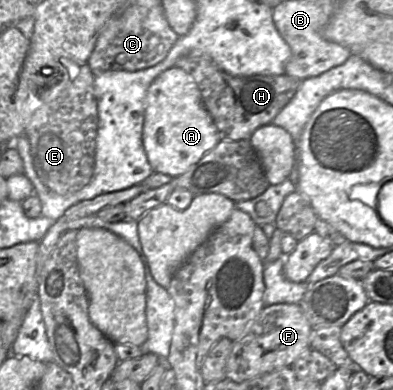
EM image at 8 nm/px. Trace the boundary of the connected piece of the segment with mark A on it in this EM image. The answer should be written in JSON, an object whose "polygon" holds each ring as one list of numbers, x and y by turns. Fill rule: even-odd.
{"polygon":[[174,66,162,72,146,96,142,142,154,172,172,178,182,175,220,141,218,129,205,108,193,78]]}

